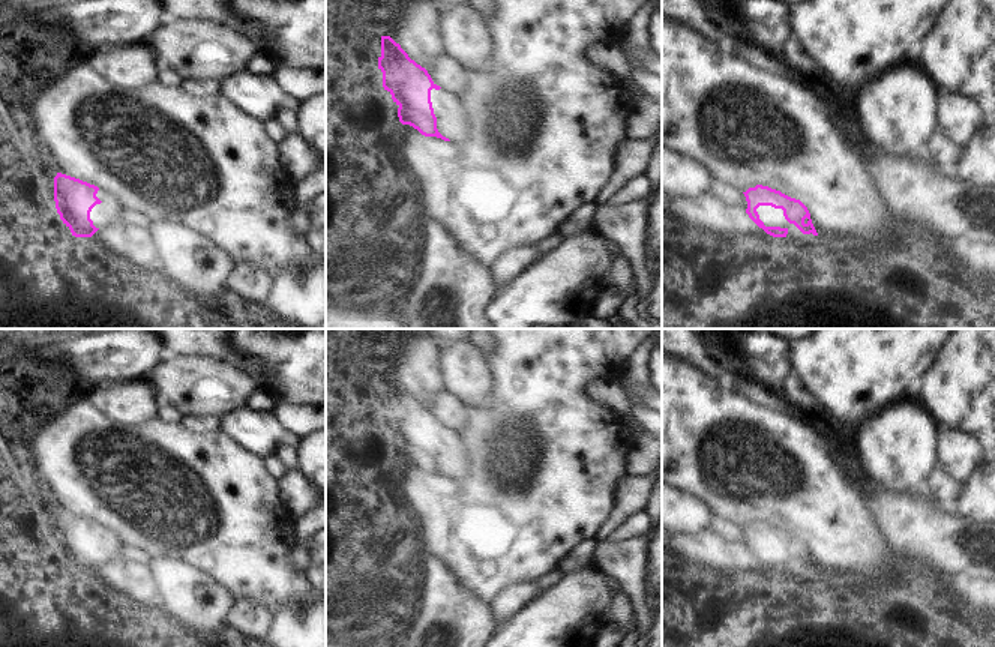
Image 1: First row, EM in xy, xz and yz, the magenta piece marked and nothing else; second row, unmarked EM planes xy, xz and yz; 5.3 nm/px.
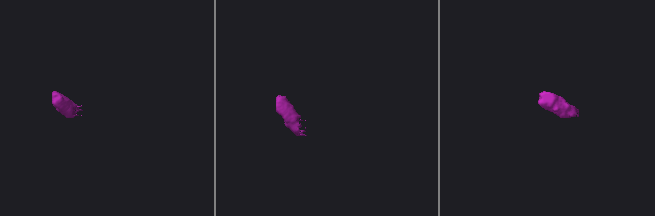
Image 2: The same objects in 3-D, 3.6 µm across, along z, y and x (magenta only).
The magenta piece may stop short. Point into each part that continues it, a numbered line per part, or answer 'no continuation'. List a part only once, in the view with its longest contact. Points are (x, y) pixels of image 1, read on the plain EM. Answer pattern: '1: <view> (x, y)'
1: yz (770, 553).

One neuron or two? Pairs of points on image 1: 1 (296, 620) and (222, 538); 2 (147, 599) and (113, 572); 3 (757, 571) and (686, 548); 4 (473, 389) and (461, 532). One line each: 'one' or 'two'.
1: two
2: one
3: one
4: two

